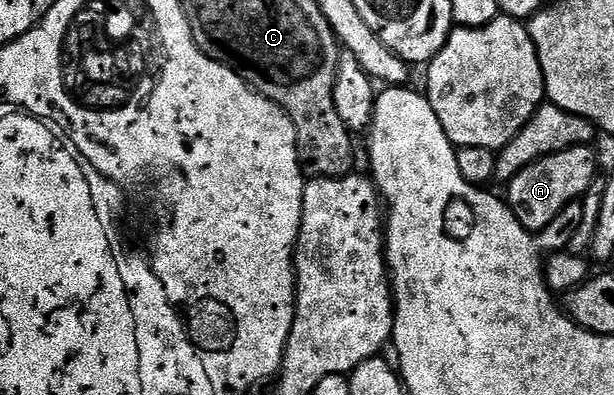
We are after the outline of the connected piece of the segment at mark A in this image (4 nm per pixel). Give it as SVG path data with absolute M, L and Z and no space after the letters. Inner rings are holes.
M570 146L556 154L547 154L544 158L538 158L533 164L529 164L517 176L513 176L511 182L506 183L505 201L513 215L514 221L532 232L543 232L550 222L566 208L570 202L582 199L592 180L597 177L595 170L595 154L591 146Z

